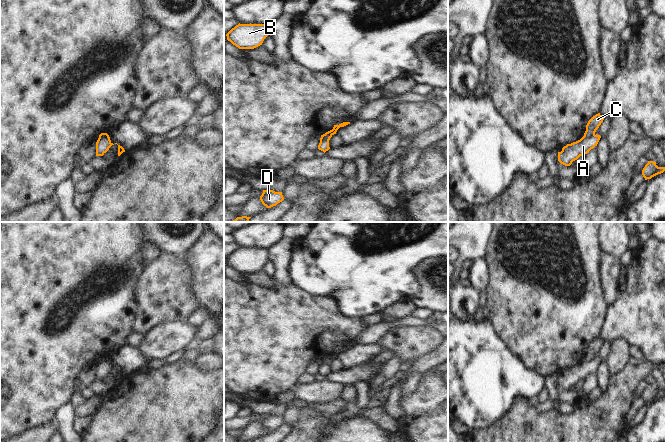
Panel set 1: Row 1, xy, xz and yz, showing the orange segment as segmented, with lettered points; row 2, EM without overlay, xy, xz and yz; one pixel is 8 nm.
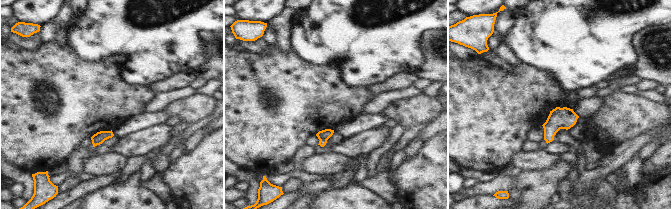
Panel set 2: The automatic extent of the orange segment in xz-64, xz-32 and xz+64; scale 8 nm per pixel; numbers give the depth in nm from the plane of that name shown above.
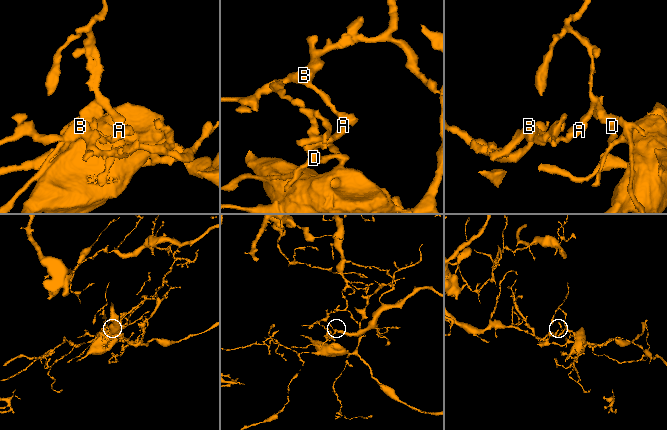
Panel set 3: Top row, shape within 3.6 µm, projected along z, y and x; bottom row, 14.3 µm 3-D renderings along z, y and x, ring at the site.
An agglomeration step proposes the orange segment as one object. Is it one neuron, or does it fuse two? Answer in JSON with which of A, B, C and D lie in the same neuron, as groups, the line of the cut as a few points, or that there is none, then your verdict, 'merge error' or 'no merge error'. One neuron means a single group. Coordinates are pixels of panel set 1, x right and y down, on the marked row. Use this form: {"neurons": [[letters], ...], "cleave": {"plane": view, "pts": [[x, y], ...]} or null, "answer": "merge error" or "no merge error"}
{"neurons": [["A", "B"], ["C", "D"]], "cleave": {"plane": "yz", "pts": [[594, 134], [590, 137], [583, 136]]}, "answer": "merge error"}

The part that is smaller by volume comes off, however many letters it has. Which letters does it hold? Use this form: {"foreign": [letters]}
{"foreign": ["C", "D"]}

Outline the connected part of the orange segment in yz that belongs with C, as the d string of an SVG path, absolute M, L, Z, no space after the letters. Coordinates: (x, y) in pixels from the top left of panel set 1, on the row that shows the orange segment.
M600 113L593 116L586 125L586 131L584 133L584 137L585 138L593 137L595 135L596 130L603 122L603 120L604 120L604 117Z

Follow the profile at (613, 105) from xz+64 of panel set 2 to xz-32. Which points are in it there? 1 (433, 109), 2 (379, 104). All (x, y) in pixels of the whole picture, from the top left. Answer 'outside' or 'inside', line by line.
1: inside
2: outside

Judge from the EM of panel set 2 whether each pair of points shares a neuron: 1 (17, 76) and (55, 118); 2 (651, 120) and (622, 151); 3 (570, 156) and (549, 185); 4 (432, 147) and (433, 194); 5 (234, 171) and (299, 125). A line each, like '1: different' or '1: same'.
1: same
2: different
3: different
4: same
5: different

